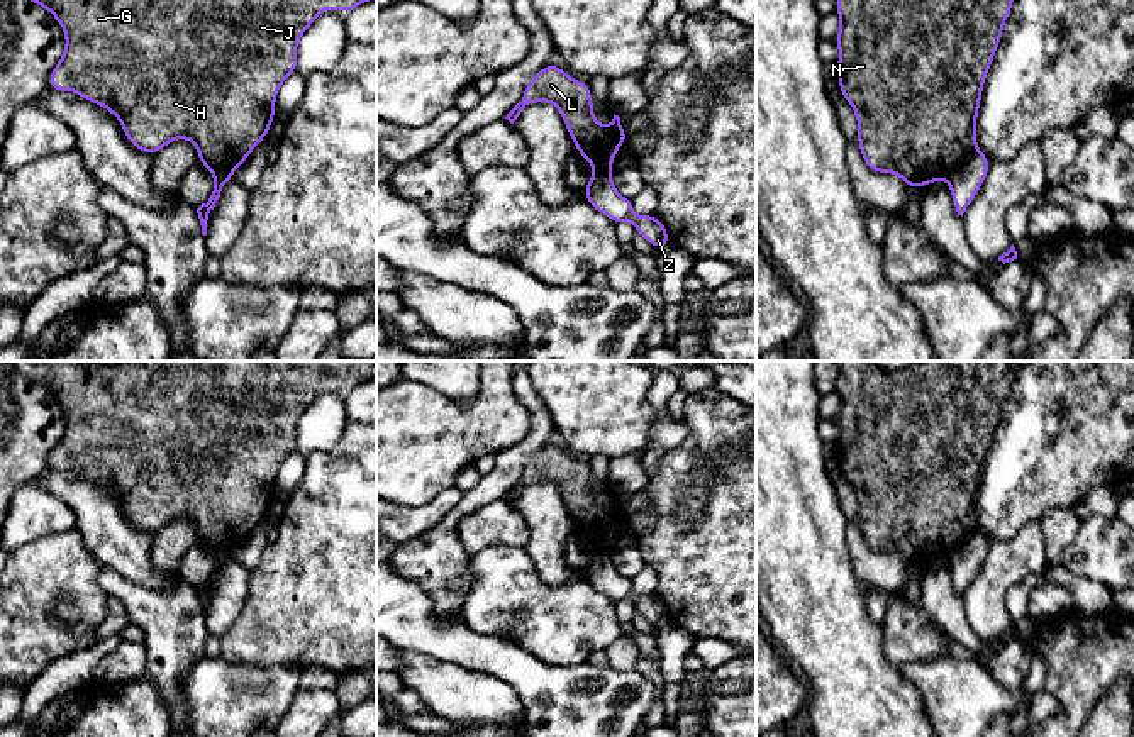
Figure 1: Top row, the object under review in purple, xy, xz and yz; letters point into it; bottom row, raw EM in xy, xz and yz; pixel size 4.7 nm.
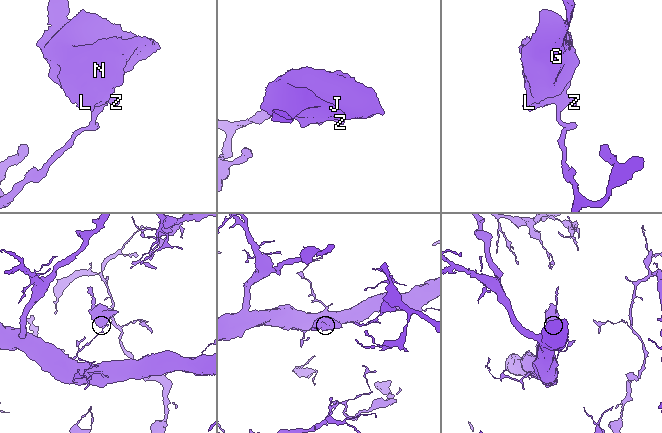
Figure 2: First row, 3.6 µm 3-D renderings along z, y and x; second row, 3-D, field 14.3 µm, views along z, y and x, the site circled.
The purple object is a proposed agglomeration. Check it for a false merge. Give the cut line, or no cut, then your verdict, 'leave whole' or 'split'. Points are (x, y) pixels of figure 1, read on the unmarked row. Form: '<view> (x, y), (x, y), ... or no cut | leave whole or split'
yz (975, 527), (946, 558) | split

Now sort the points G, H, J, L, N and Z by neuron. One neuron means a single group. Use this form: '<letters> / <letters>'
G H J L N / Z

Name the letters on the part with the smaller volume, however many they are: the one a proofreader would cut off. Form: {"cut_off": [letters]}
{"cut_off": ["G", "H", "J", "L", "N"]}

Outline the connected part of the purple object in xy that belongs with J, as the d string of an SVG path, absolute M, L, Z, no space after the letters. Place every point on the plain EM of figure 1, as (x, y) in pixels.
M10 361L29 381L49 390L61 403L66 427L49 456L54 471L76 471L85 479L103 485L119 496L127 520L139 530L156 534L176 518L190 518L198 530L198 540L212 554L232 554L253 529L266 517L275 498L275 479L281 463L297 452L298 418L322 390L353 391L359 383L376 378L376 361L325 361L325 373L310 371L309 361Z

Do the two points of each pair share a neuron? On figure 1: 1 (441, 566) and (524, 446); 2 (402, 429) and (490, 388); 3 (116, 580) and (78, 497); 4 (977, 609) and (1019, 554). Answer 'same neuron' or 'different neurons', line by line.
1: same neuron
2: same neuron
3: different neurons
4: same neuron

